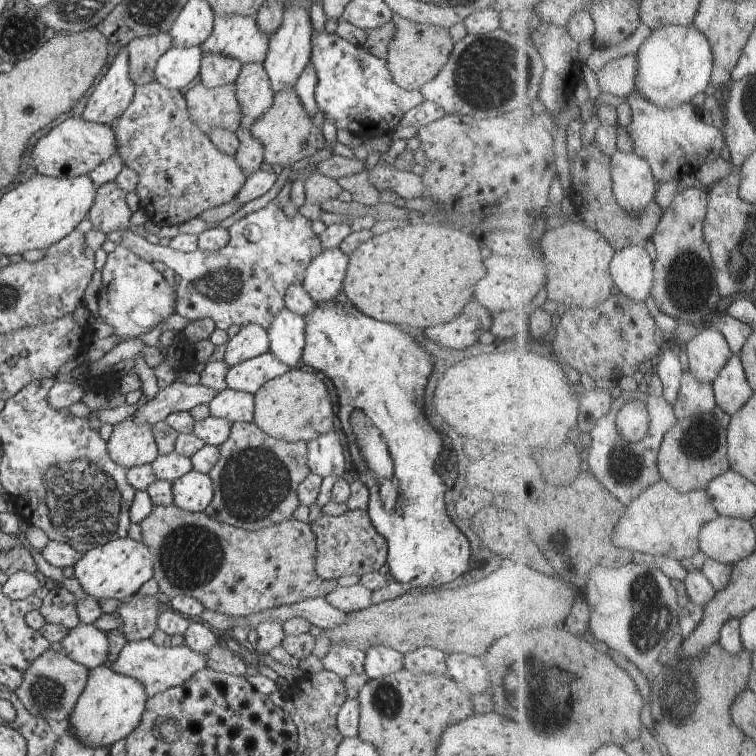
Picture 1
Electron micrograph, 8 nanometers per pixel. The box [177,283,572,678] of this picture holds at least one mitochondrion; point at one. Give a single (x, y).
(255, 482)

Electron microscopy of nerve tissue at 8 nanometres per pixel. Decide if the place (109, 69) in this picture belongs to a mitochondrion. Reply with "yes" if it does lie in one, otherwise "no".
no

